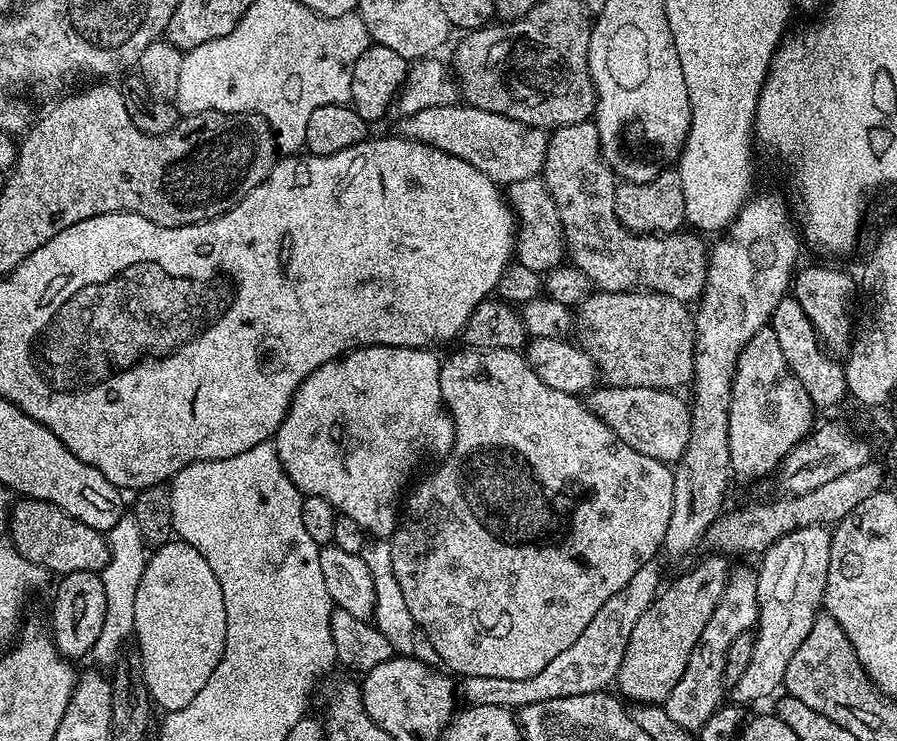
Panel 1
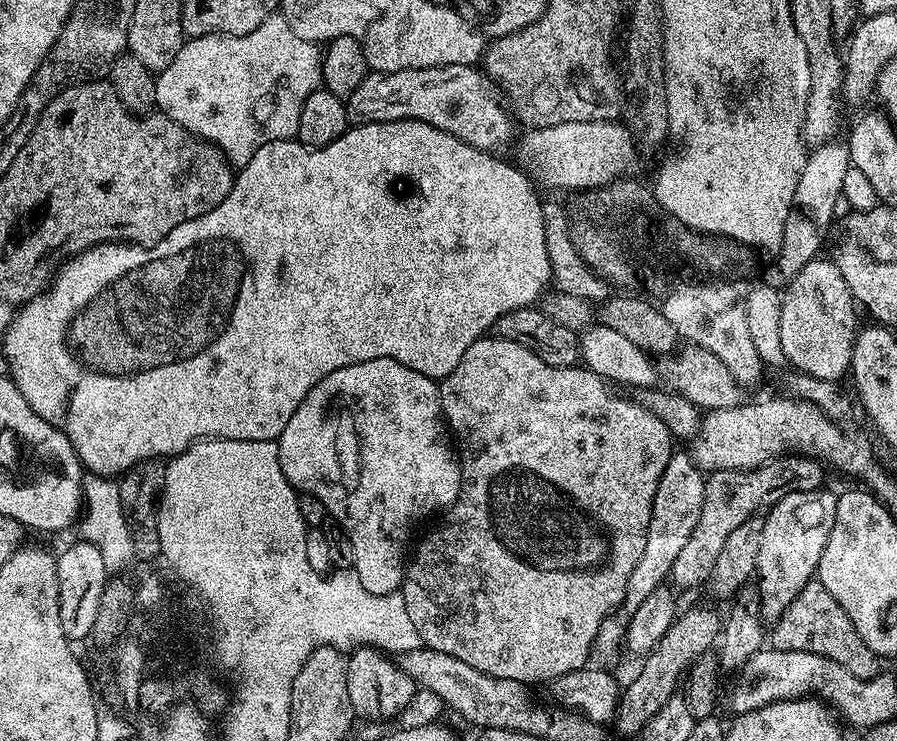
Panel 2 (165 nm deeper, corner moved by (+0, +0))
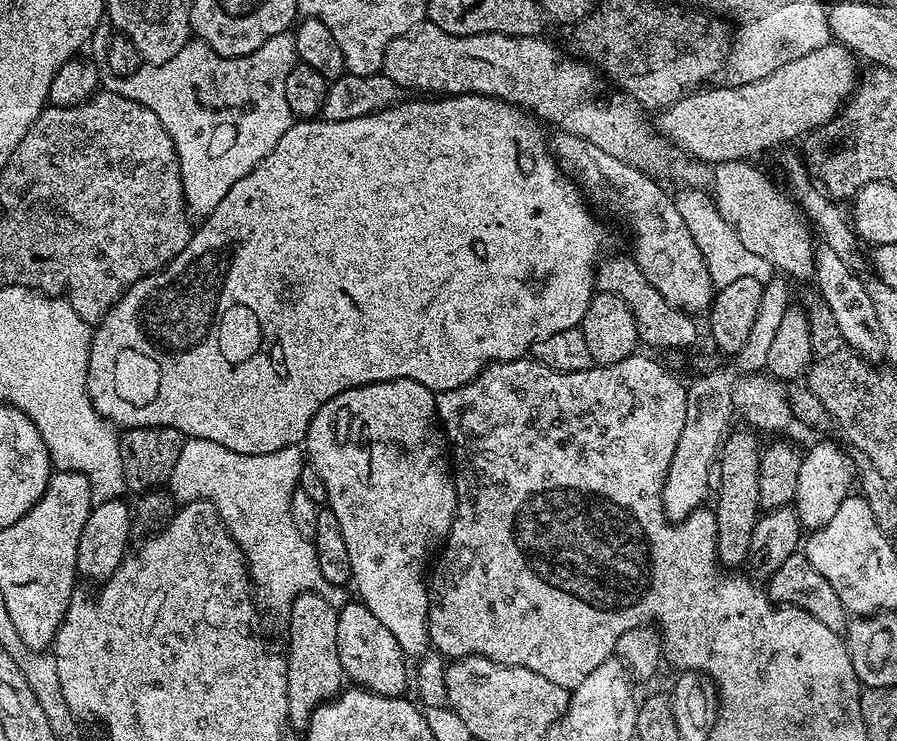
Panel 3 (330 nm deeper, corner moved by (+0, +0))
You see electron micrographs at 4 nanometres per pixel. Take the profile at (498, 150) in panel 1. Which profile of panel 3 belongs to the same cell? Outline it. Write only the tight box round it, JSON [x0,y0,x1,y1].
[656,42,858,166]

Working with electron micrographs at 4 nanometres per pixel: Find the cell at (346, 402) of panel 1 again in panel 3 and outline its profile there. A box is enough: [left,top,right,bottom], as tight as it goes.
[302,376,456,658]

